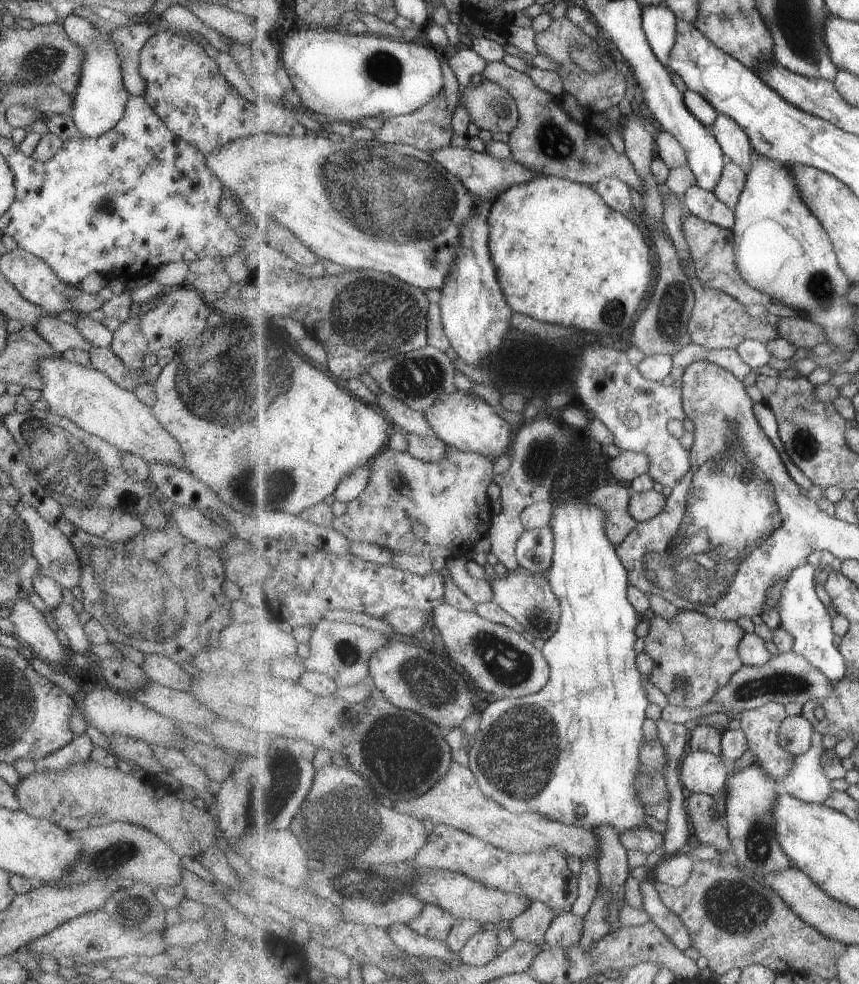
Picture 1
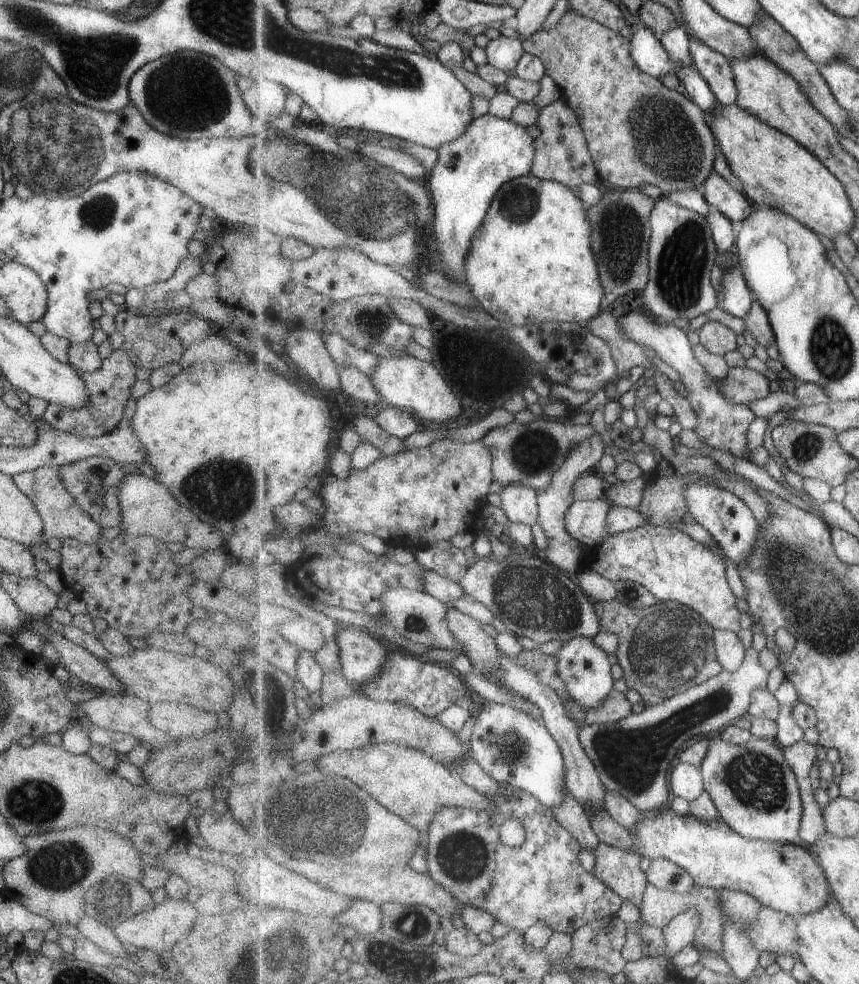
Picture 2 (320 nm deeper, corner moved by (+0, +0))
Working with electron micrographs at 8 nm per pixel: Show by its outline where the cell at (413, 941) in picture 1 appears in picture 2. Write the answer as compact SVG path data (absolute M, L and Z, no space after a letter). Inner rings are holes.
M353 900L351 906L337 916L337 920L345 926L351 926L363 934L369 932L377 932L381 928L381 914L380 905L374 902L367 902L367 900Z

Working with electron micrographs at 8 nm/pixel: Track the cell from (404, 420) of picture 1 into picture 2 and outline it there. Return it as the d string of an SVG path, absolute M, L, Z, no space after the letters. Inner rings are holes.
M337 365L337 368L339 368L342 380L341 389L347 395L371 405L383 401L368 374L361 372L357 367L341 367Z

